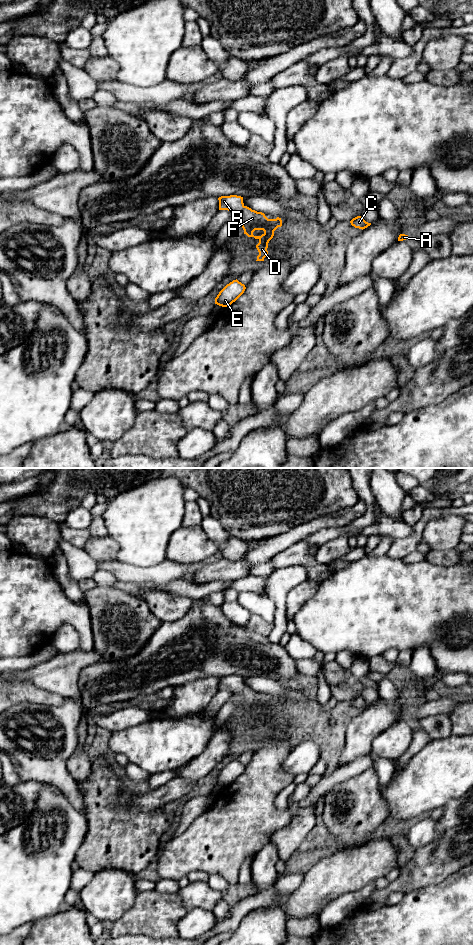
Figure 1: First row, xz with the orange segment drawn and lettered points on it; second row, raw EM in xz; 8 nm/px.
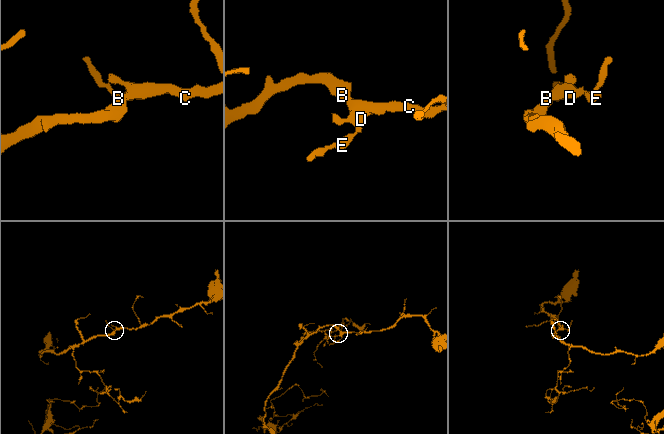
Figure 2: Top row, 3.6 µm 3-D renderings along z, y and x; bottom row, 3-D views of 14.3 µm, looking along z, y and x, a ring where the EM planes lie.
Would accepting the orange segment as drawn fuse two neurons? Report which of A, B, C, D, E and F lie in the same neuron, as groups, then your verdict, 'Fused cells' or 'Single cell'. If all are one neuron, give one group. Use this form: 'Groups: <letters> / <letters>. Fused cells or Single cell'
Groups: A B C D E F. Single cell

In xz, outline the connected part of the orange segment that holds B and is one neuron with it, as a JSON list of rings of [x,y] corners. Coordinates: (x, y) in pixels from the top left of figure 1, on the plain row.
[[[237,675],[221,676],[219,690],[232,692],[248,717],[259,720],[256,728],[259,732],[256,741],[264,741],[268,735],[268,723],[274,716],[274,711],[282,706],[281,698],[268,699],[264,693],[257,692],[243,683],[243,677]]]

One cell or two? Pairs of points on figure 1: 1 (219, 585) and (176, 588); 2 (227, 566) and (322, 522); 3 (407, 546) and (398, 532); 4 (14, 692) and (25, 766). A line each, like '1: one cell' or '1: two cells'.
1: one cell
2: one cell
3: two cells
4: two cells

